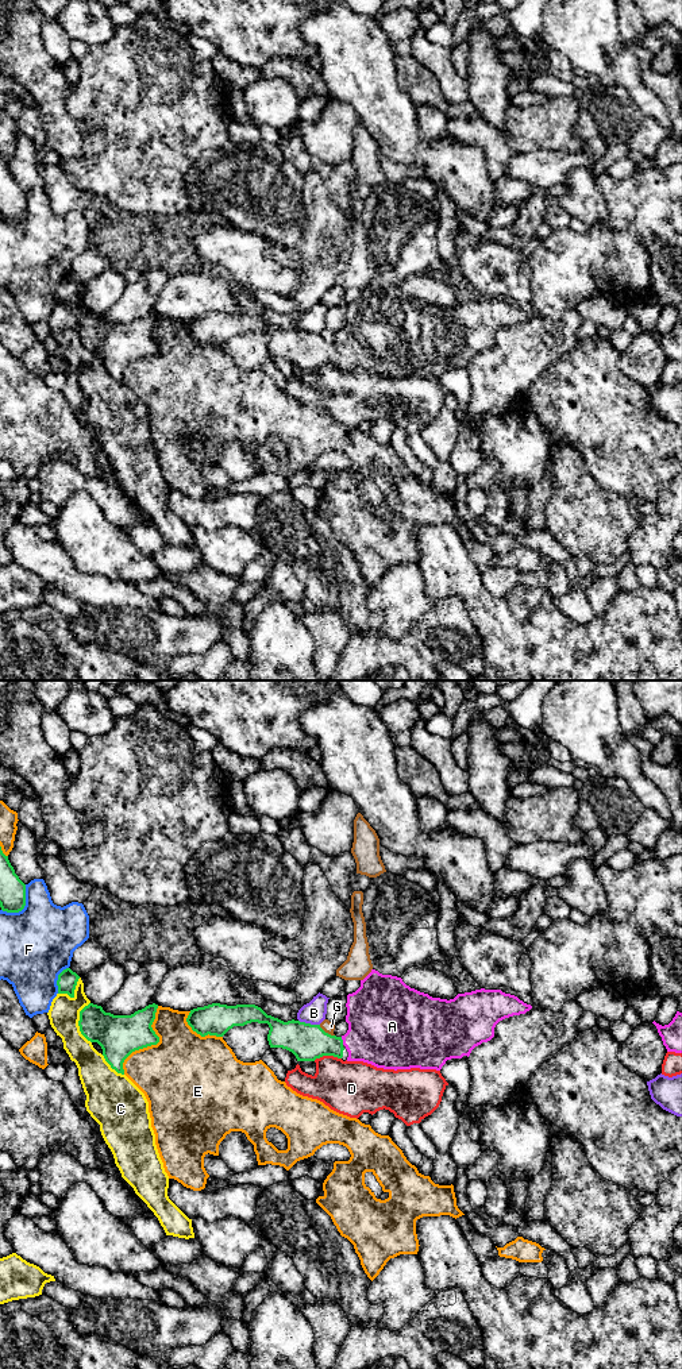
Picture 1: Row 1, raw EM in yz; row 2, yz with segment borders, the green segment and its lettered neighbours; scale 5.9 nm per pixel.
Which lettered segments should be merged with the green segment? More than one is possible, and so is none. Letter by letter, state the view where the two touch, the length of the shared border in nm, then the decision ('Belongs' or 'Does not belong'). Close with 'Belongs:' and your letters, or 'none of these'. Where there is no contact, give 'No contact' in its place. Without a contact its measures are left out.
A: Touches green in yz. Shared border 50 nm. Belongs
B: Touches green in yz. Shared border 130 nm. Does not belong
C: Touches green in yz. Shared border 240 nm. Does not belong
D: Touches green in yz. Shared border 170 nm. Does not belong
E: Touches green in yz. Shared border 460 nm. Does not belong
F: Touches green in yz. Shared border 220 nm. Does not belong
G: Touches green in yz. Shared border 120 nm. Does not belong
Belongs: A

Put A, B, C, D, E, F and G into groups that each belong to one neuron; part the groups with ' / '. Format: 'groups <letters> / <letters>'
groups A / B / C / D / E / F / G

